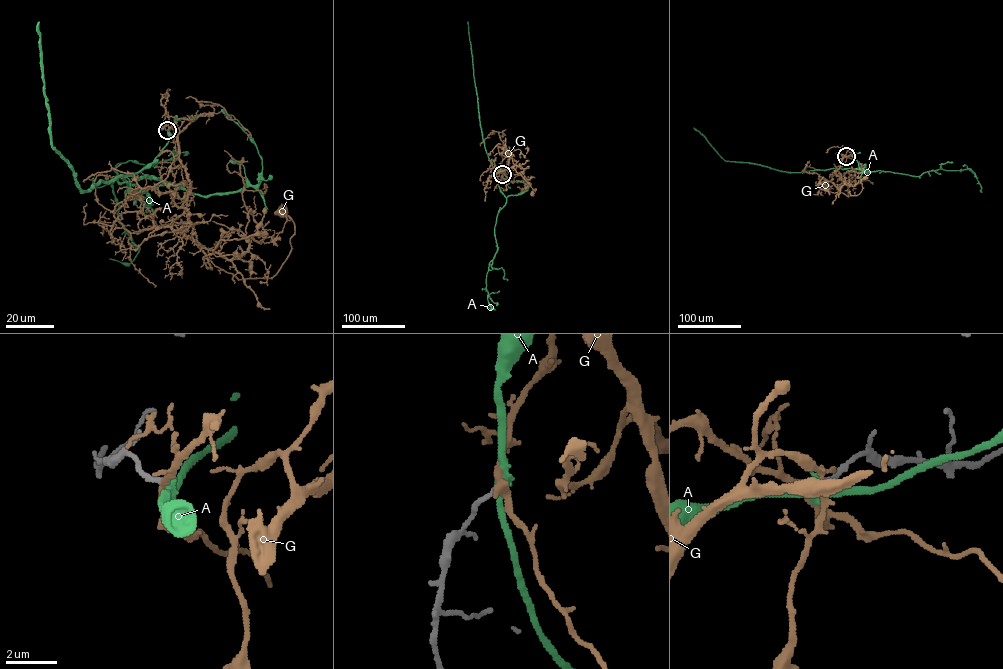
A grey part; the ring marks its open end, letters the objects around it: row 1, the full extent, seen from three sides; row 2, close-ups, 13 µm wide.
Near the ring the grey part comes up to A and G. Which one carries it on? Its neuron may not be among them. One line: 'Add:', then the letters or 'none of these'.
Add: G

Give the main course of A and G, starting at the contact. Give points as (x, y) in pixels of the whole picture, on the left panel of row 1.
A: (167, 130), (133, 175), (183, 188), (150, 186), (146, 205), (139, 187), (107, 183), (138, 250), (109, 258)
G: (167, 130), (174, 127), (190, 185), (172, 227), (215, 266), (238, 279), (274, 276), (295, 233), (284, 210)

